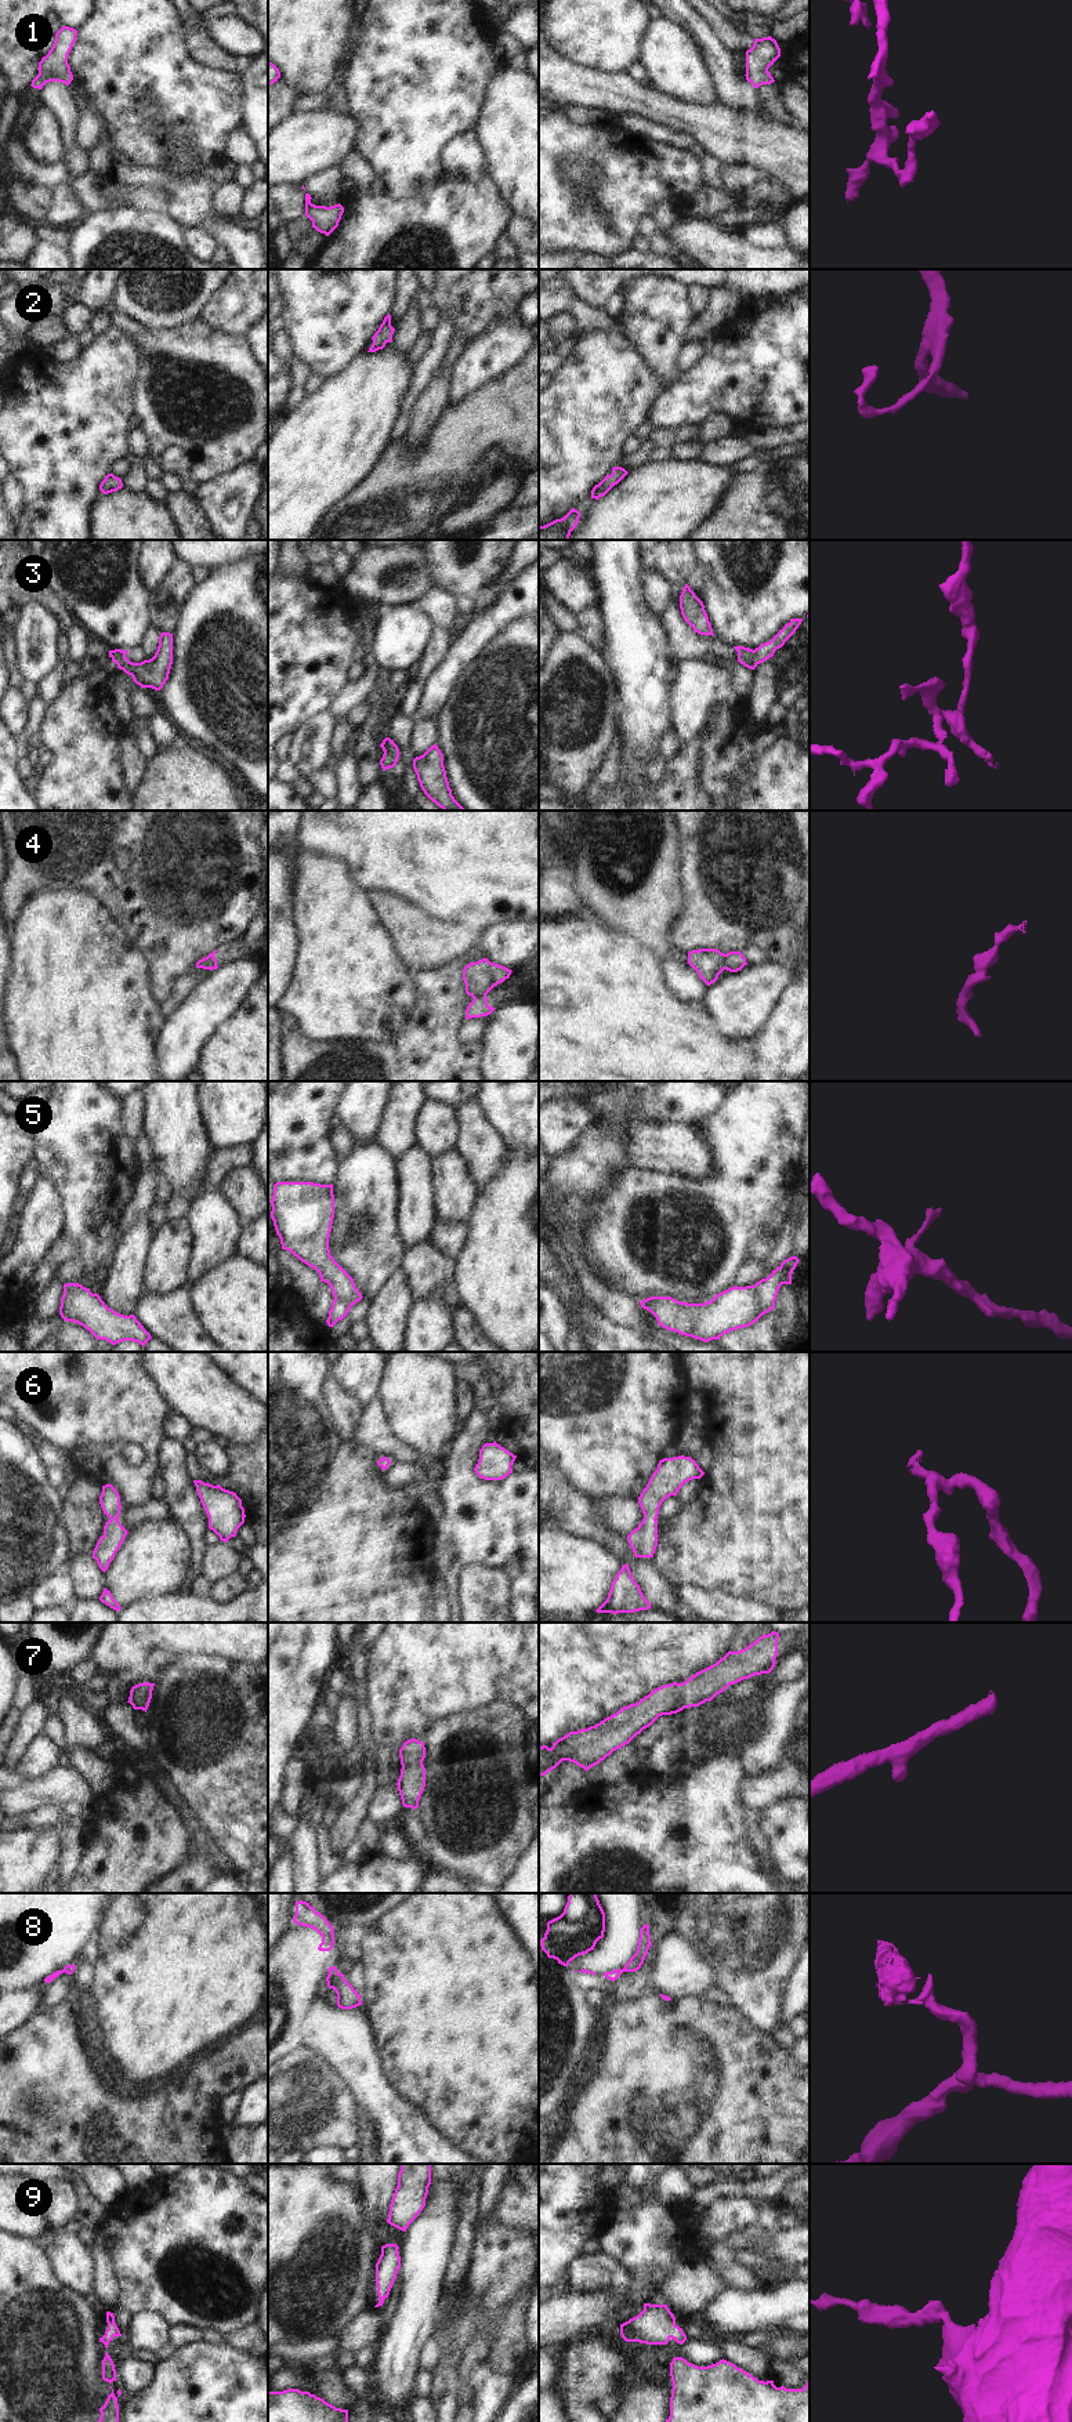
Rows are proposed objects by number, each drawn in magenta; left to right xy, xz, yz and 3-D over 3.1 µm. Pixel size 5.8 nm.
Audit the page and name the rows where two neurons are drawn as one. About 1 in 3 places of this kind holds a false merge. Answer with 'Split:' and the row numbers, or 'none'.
Split: 3, 4, 5, 8

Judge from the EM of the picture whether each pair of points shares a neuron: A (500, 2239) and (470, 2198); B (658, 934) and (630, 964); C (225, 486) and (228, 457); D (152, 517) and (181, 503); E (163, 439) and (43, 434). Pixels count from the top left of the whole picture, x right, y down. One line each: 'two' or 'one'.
A: two
B: two
C: two
D: two
E: two

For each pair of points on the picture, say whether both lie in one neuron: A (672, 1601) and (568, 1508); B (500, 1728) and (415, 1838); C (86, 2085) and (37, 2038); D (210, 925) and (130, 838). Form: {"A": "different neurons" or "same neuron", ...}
{"A": "same neuron", "B": "different neurons", "C": "same neuron", "D": "same neuron"}

